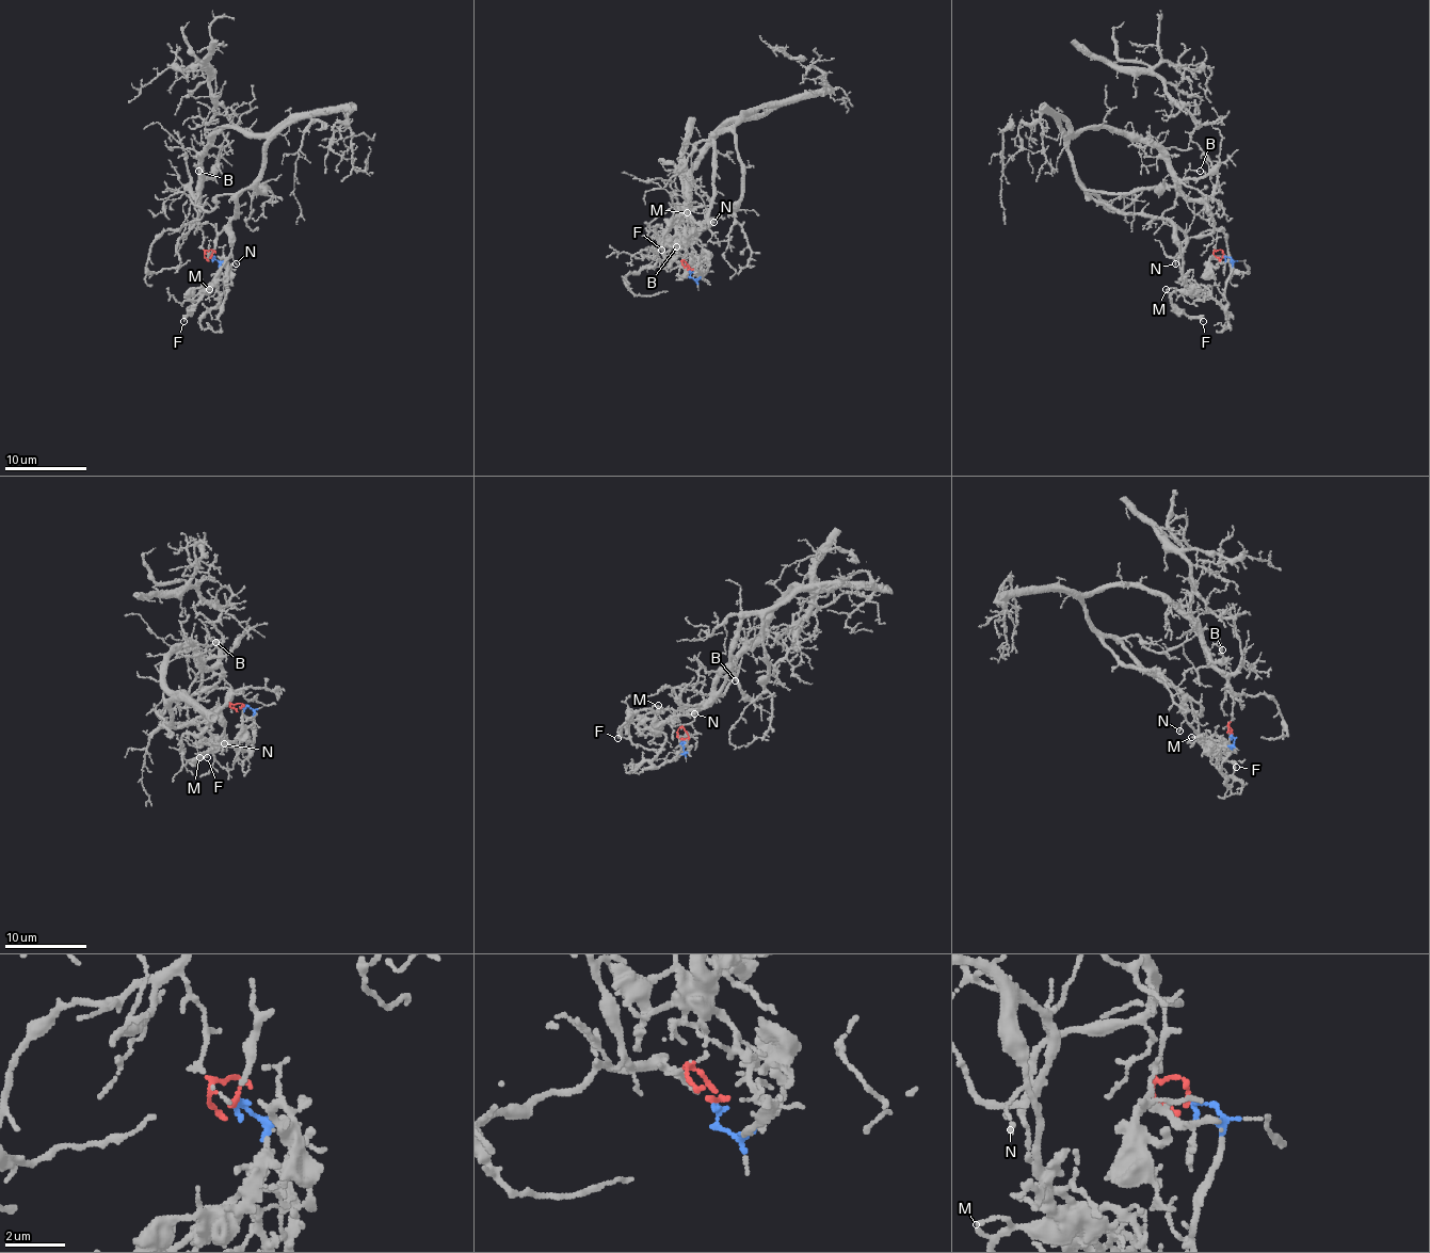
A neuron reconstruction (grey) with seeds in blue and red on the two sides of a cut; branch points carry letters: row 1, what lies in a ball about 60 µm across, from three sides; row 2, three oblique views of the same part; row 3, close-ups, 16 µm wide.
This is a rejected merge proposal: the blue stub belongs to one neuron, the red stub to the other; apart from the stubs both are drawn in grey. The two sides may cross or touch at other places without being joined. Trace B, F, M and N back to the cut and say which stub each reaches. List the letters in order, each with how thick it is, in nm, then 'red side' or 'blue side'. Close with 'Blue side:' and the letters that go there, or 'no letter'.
B: 110 nm | red side
F: 280 nm | blue side
M: 110 nm | blue side
N: 110 nm | red side
Blue side: F, M

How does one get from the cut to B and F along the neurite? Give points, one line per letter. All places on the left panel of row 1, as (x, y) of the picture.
B: (211, 256), (204, 249), (204, 231), (197, 224), (199, 171)
F: (211, 256), (218, 262), (226, 291), (228, 285), (213, 285), (183, 322)

